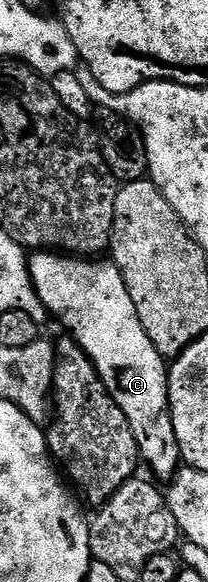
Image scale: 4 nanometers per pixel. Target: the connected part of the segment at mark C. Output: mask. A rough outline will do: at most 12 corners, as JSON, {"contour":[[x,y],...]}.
{"contour":[[34,252],[47,315],[128,416],[144,466],[183,465],[168,362],[113,260]]}

